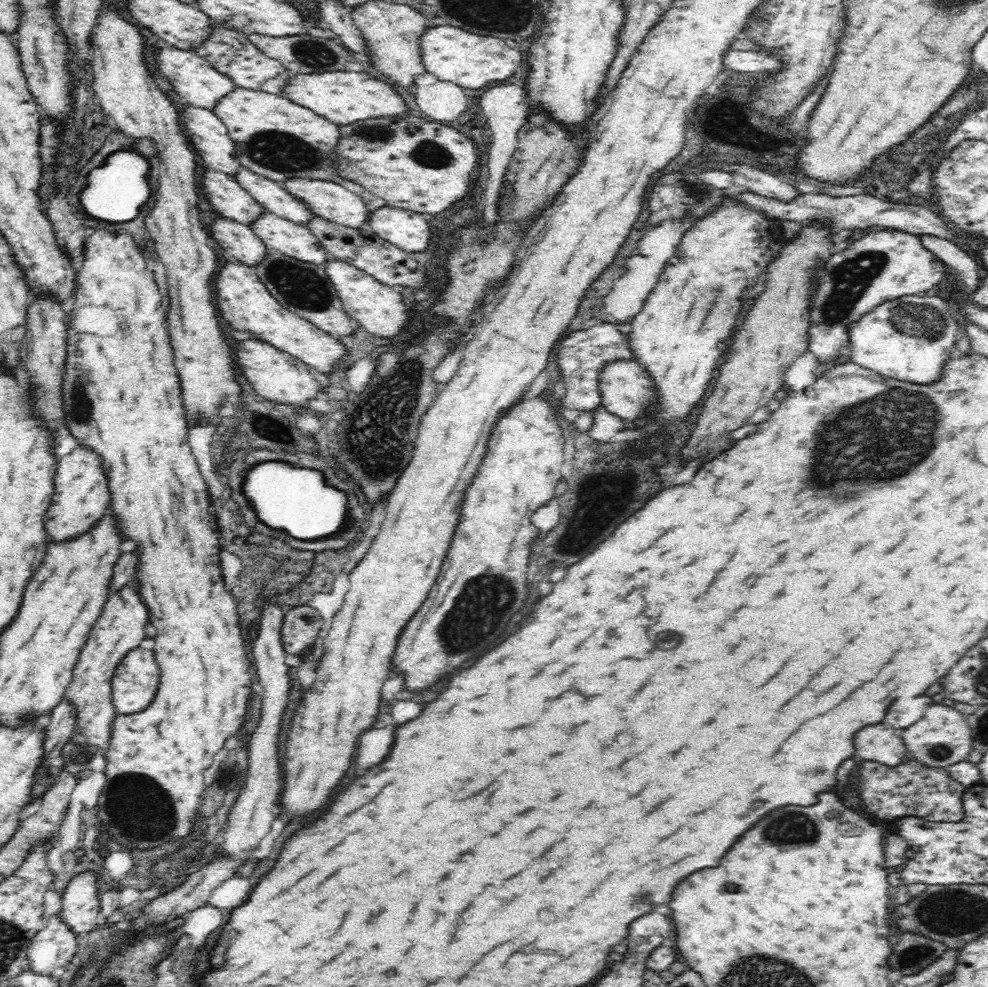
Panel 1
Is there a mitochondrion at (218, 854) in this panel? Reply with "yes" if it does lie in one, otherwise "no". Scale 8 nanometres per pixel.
no

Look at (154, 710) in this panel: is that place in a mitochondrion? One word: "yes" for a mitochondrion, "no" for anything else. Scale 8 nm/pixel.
no

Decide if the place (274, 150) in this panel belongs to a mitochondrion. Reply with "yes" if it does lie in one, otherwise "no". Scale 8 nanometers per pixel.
yes

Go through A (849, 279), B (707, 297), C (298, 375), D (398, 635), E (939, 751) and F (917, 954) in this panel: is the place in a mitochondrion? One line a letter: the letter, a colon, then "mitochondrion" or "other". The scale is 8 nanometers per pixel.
A: mitochondrion
B: mitochondrion
C: other
D: other
E: mitochondrion
F: mitochondrion

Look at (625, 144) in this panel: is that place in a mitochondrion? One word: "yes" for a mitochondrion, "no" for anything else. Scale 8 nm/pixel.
no

